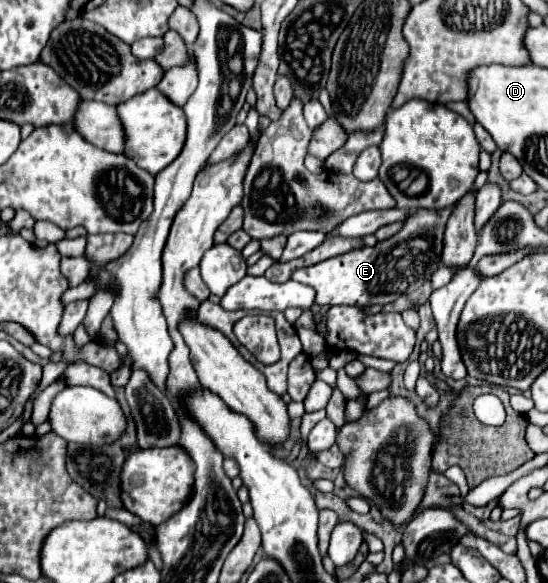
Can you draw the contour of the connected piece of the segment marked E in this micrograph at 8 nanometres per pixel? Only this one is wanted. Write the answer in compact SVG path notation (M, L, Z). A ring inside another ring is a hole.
M446 207L442 211L414 209L412 213L408 213L406 221L402 221L402 229L394 237L378 241L374 247L360 247L350 253L326 259L318 265L298 269L292 273L292 279L314 287L318 305L368 307L396 301L400 295L406 295L414 287L414 283L416 289L420 289L438 269L444 247L444 227L450 213L452 207Z

